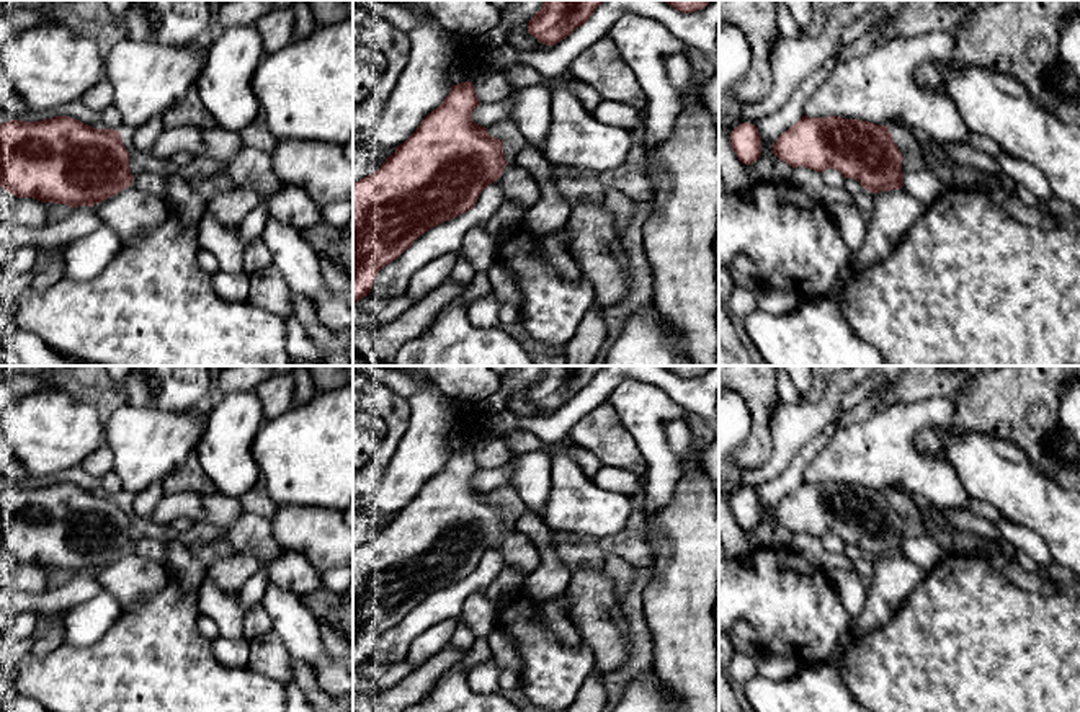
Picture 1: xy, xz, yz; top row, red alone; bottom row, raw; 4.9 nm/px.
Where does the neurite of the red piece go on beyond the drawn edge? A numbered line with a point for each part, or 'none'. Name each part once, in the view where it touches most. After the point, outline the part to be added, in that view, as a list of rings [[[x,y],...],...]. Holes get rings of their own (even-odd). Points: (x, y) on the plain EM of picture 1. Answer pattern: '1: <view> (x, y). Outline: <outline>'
1: xz (517, 549). Outline: [[[508,529],[500,542],[503,565],[516,567],[528,578],[536,572],[541,563],[536,545],[516,529]]]

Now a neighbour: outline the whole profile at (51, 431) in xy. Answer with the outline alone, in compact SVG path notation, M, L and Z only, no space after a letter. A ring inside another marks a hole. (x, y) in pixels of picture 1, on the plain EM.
M59 387L16 397L2 428L7 446L34 478L75 469L106 444L95 403Z

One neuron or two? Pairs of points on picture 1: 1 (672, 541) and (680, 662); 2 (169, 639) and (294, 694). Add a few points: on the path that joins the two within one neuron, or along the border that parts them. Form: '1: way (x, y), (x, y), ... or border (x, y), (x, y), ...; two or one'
1: way (680, 570), (680, 632); one
2: border (283, 686), (286, 694); two

